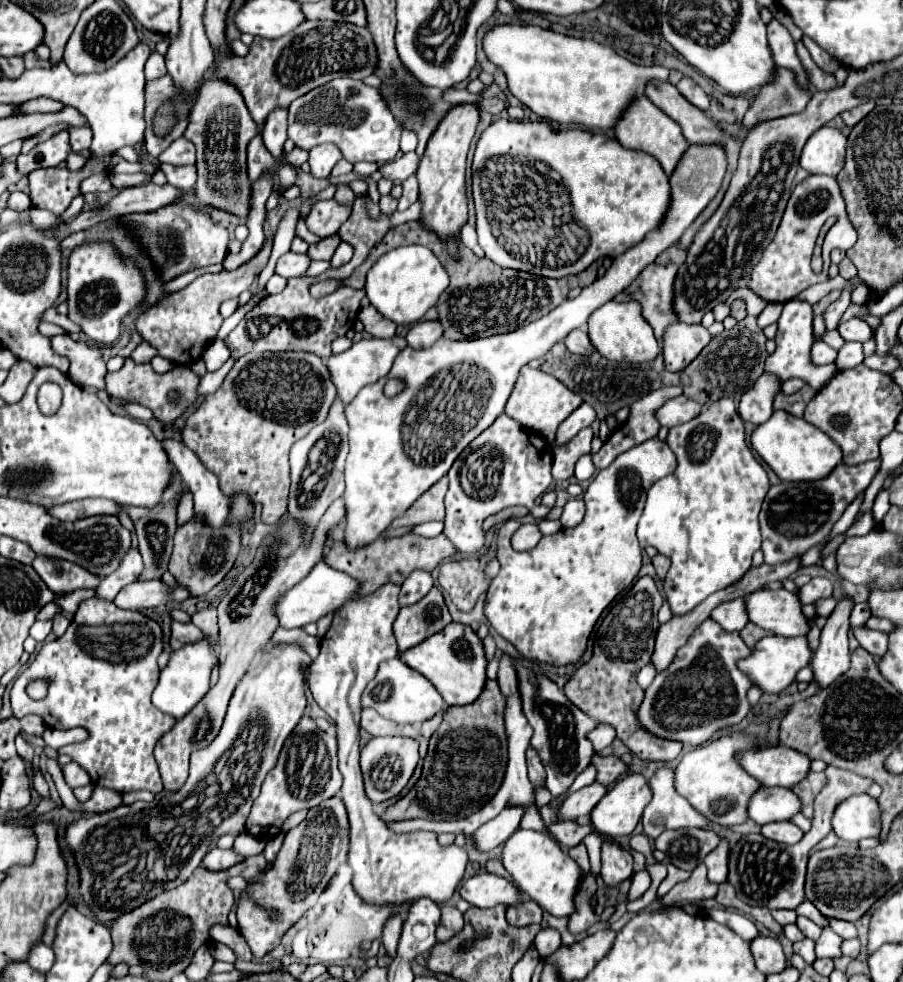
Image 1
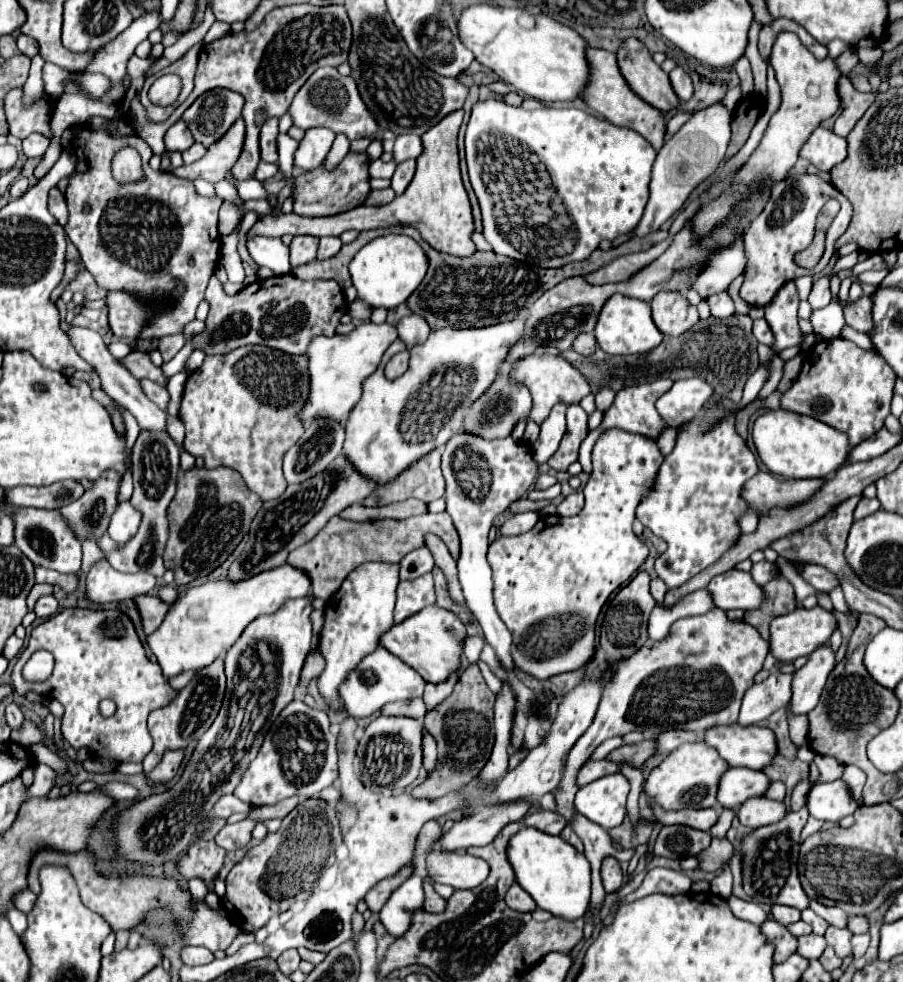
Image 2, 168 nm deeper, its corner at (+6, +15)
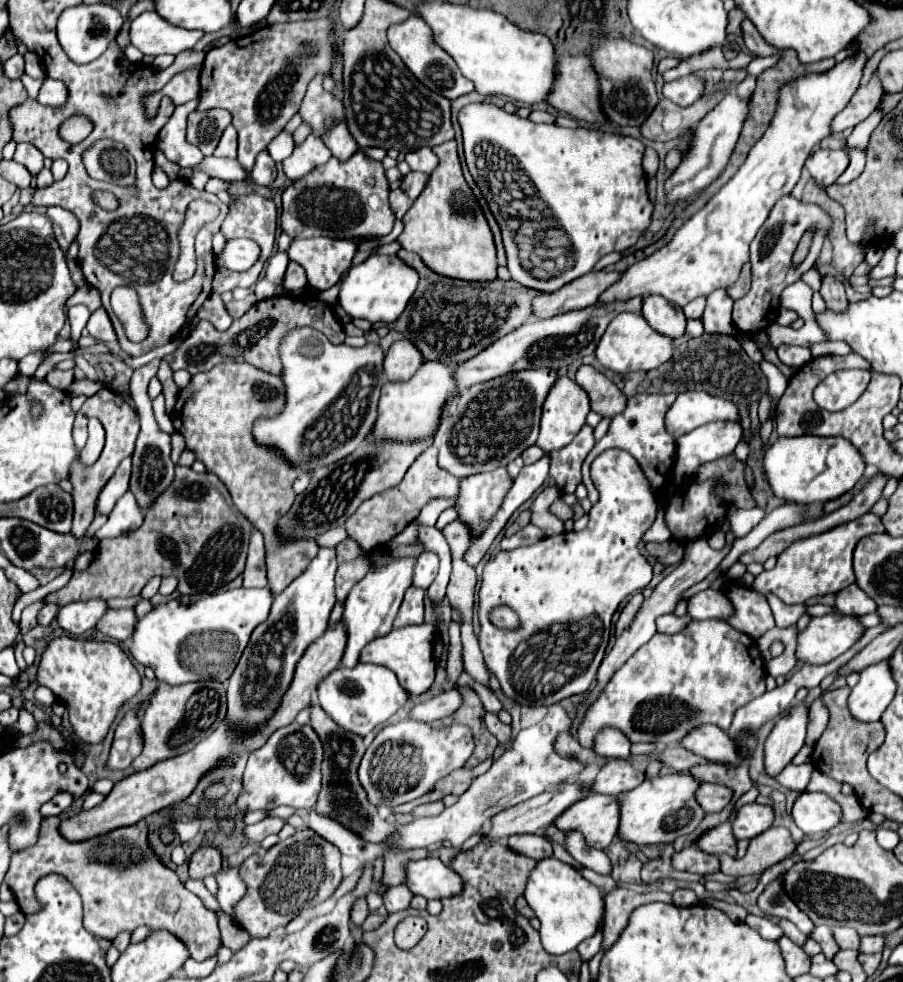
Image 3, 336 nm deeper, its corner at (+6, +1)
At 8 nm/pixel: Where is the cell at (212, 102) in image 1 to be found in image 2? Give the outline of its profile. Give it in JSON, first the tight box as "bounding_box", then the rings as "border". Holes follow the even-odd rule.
{"bounding_box":[183,89,243,145],"border":[[[213,89],[195,99],[195,103],[183,113],[197,143],[211,145],[241,117],[243,97],[229,89]]]}

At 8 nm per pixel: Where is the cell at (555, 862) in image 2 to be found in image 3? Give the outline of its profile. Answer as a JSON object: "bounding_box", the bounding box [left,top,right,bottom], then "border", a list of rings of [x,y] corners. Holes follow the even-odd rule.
{"bounding_box":[525,857,603,955],"border":[[[547,857],[537,861],[533,871],[529,873],[529,881],[525,887],[525,899],[529,907],[535,911],[537,919],[541,921],[541,943],[547,953],[563,955],[573,951],[583,939],[597,931],[597,925],[603,917],[603,895],[599,887],[589,883],[575,867]]]}

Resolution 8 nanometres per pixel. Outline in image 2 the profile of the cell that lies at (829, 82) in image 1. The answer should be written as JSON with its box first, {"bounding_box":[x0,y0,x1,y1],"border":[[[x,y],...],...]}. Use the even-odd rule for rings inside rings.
{"bounding_box":[833,77,877,139],"border":[[[841,77],[839,89],[841,89],[839,93],[841,93],[841,101],[843,101],[843,111],[837,117],[833,131],[839,133],[843,139],[847,139],[851,129],[865,115],[865,111],[871,107],[871,103],[875,101],[877,95],[875,93],[861,93],[861,91],[857,91],[847,77]]]}

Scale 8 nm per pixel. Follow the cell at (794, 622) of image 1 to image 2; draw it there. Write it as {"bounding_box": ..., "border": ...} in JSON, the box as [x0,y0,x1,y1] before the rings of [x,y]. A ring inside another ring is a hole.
{"bounding_box":[707,569,763,611],"border":[[[731,569],[725,571],[717,577],[713,577],[713,581],[709,581],[707,591],[713,599],[713,605],[717,605],[723,611],[729,609],[757,609],[763,601],[763,589],[761,585],[757,585],[749,573]]]}

